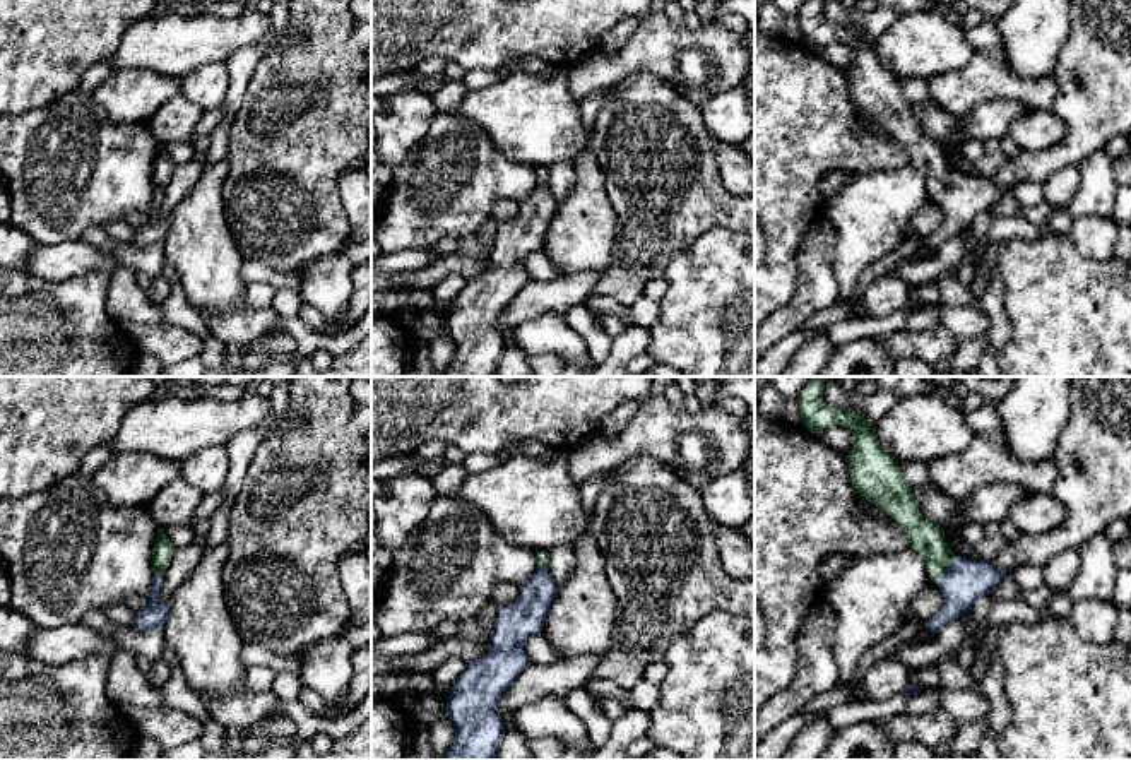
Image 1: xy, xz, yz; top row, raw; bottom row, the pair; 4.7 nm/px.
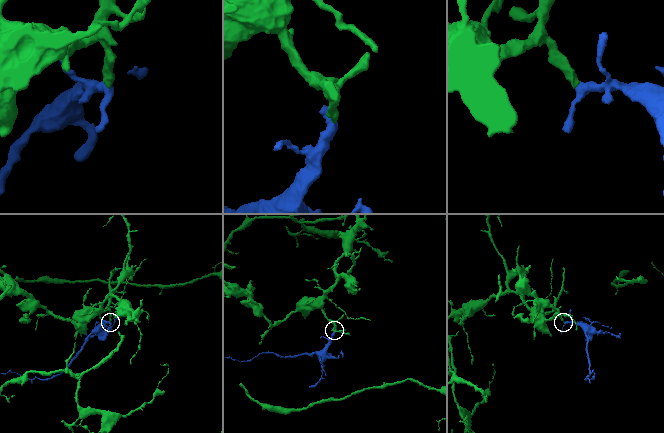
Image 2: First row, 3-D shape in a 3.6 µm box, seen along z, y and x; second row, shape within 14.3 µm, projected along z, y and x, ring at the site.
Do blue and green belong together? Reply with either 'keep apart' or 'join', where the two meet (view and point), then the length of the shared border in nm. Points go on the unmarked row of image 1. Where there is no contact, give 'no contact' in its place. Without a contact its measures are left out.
join | yz (948, 185) | 160 nm

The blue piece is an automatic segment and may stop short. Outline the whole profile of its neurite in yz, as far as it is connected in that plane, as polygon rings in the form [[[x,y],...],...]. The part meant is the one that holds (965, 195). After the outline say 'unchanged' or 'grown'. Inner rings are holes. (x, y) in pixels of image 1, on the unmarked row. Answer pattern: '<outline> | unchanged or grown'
[[[808,0],[797,12],[802,39],[811,50],[820,50],[833,41],[842,41],[852,48],[854,62],[847,68],[852,103],[881,123],[907,149],[909,164],[924,175],[929,195],[943,207],[943,221],[927,238],[927,245],[938,248],[951,236],[967,231],[979,212],[991,211],[1011,190],[999,188],[991,178],[955,171],[944,156],[943,144],[921,130],[912,101],[903,94],[898,77],[879,63],[874,46],[857,29],[826,22],[823,5],[825,0]]] | grown

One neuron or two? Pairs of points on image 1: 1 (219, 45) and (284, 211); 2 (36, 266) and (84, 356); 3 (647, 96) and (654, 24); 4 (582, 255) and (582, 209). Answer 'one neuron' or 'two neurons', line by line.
1: two neurons
2: two neurons
3: two neurons
4: one neuron

